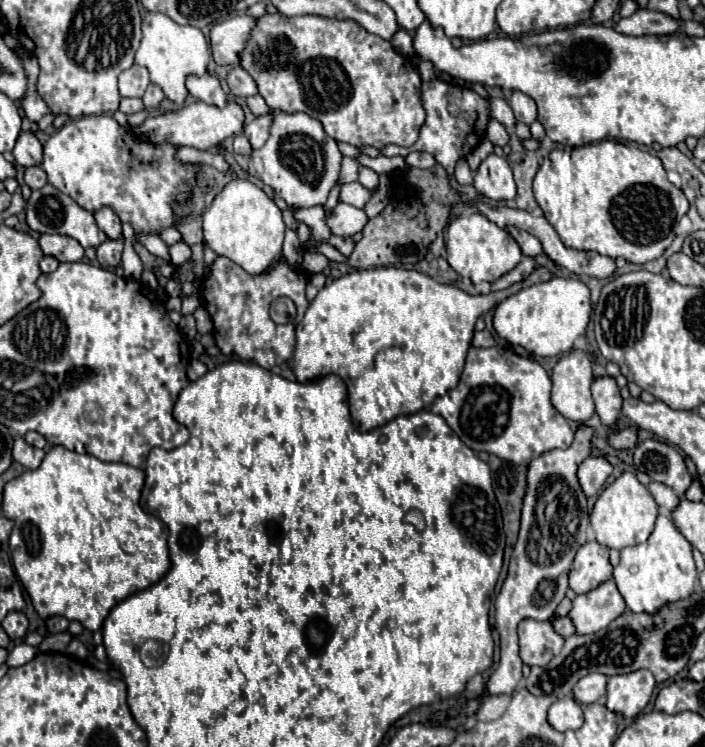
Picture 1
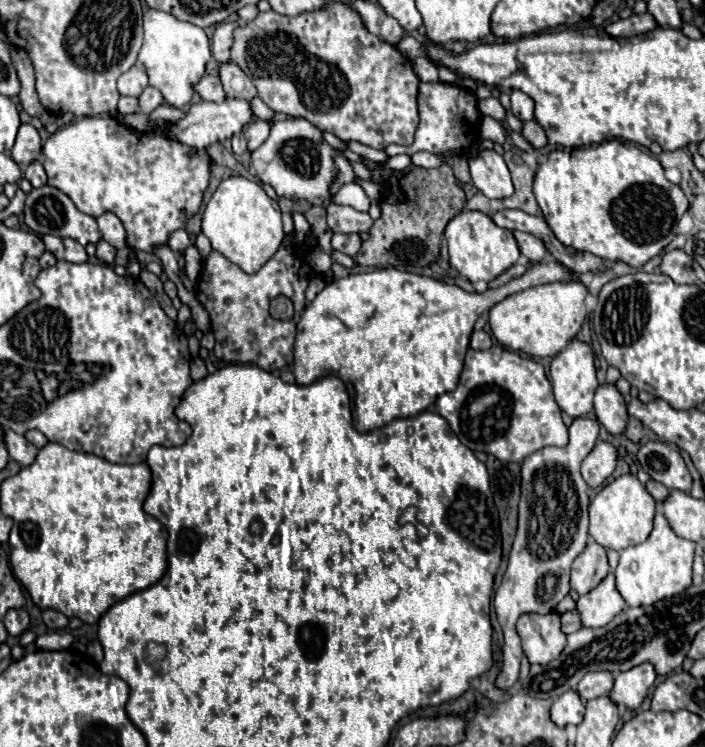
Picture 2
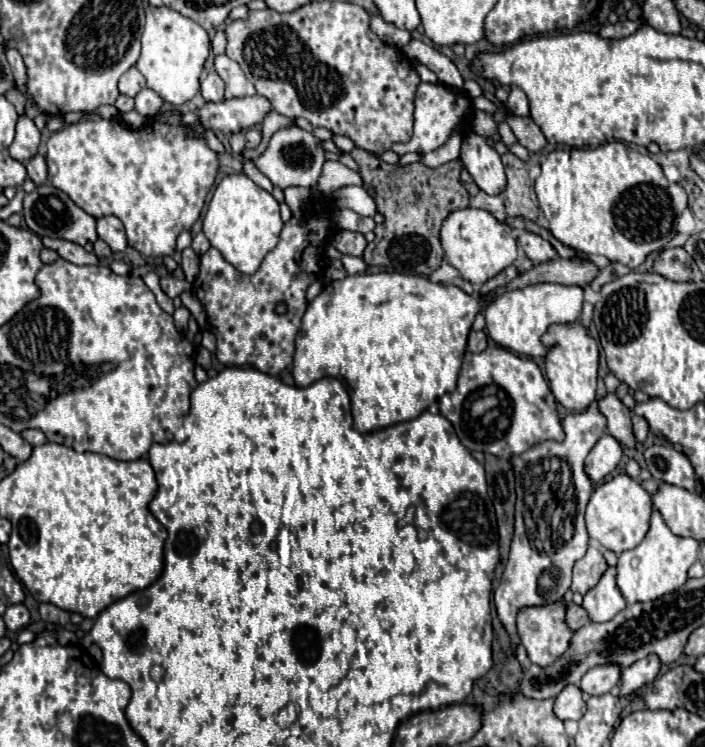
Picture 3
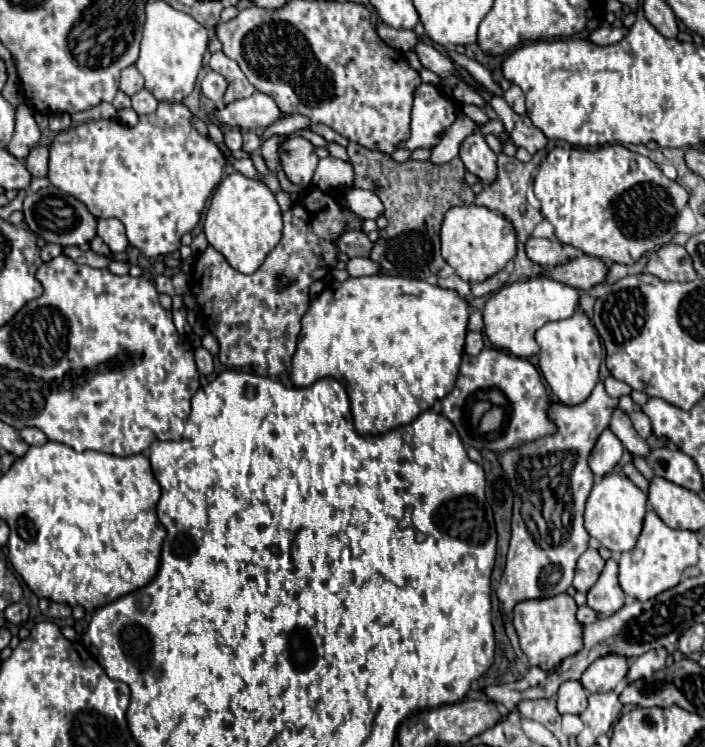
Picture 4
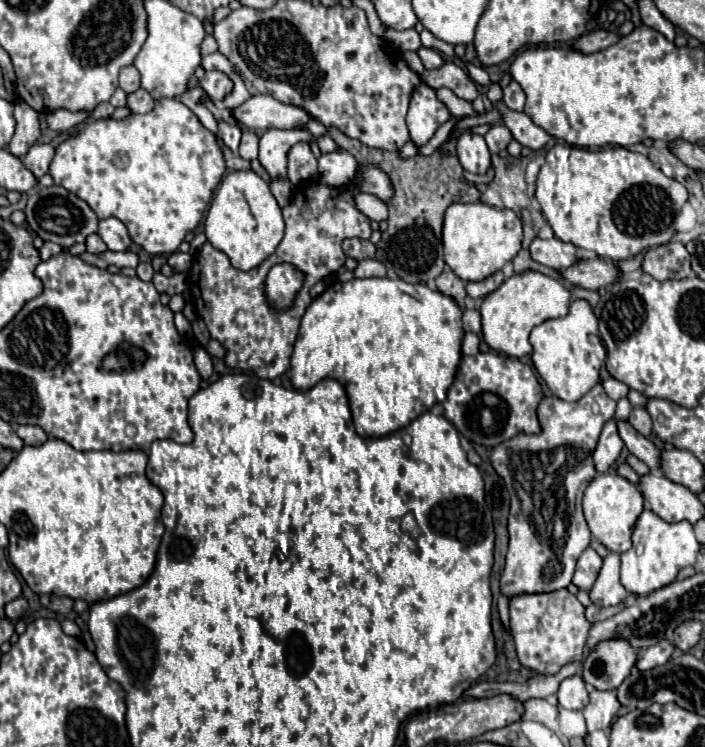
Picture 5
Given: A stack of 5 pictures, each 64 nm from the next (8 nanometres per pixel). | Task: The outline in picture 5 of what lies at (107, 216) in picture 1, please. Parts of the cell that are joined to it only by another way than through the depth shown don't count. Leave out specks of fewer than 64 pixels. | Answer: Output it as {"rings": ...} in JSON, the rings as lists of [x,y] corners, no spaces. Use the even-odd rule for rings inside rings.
{"rings":[[[106,218],[100,220],[100,228],[98,228],[98,236],[104,240],[104,244],[110,250],[128,250],[128,246],[132,244],[132,238],[128,234],[128,228],[118,220],[118,218]]]}

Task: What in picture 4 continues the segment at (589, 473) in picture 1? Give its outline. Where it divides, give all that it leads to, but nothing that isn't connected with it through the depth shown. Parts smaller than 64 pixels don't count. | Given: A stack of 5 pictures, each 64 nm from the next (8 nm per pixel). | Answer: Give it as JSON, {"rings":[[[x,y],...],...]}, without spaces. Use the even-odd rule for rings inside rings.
{"rings":[[[606,428],[600,434],[600,438],[590,454],[590,468],[596,474],[596,478],[602,478],[604,474],[608,474],[620,462],[622,452],[624,452],[622,442],[616,438],[616,434],[610,428]]]}

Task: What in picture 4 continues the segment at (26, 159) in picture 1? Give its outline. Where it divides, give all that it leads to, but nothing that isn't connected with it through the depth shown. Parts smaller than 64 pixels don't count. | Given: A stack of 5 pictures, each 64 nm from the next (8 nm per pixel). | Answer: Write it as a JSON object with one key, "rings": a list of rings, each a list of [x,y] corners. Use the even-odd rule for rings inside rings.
{"rings":[[[20,104],[16,108],[16,130],[12,142],[8,144],[8,152],[18,160],[24,160],[28,152],[38,144],[38,140],[40,140],[40,128],[34,120],[34,114],[26,104]]]}

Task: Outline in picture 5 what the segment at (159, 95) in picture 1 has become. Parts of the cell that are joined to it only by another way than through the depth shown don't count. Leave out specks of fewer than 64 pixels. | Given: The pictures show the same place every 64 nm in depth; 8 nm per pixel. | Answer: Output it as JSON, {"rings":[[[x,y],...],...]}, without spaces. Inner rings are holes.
{"rings":[[[138,88],[136,92],[128,94],[126,100],[128,100],[128,108],[132,114],[146,114],[154,108],[154,98],[144,88]]]}

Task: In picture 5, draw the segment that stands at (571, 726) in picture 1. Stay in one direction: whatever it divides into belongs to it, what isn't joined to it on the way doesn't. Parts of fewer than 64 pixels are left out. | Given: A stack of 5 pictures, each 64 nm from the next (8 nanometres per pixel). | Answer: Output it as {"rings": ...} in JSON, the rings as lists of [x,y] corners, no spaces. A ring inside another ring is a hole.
{"rings":[[[570,676],[560,684],[558,702],[562,708],[570,710],[582,710],[588,704],[588,690],[582,676]]]}

